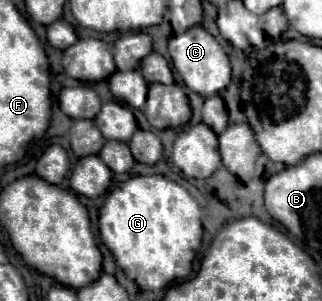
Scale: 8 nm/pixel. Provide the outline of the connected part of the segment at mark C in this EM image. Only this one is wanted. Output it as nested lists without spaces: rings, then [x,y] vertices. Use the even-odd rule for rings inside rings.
[[[192,26],[184,34],[172,36],[168,42],[168,52],[174,68],[178,70],[184,84],[192,92],[206,98],[218,94],[230,84],[230,72],[232,72],[230,60],[222,50],[222,46],[216,42],[216,38],[210,32],[206,32],[202,26]]]

